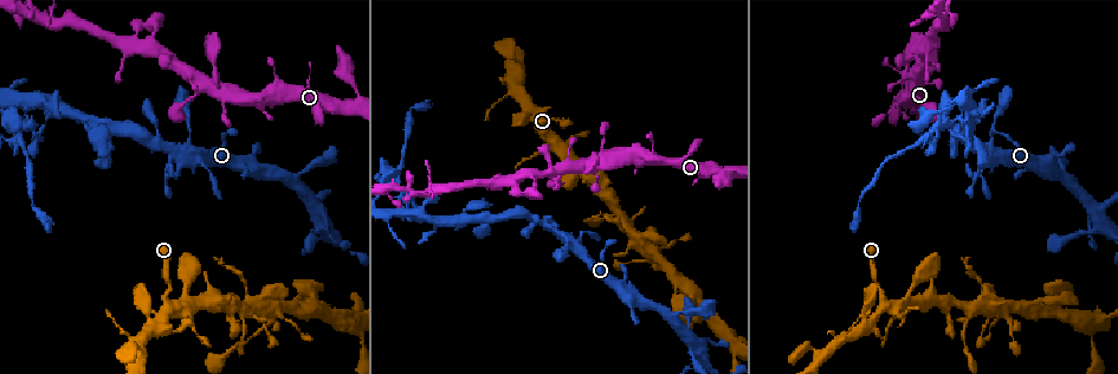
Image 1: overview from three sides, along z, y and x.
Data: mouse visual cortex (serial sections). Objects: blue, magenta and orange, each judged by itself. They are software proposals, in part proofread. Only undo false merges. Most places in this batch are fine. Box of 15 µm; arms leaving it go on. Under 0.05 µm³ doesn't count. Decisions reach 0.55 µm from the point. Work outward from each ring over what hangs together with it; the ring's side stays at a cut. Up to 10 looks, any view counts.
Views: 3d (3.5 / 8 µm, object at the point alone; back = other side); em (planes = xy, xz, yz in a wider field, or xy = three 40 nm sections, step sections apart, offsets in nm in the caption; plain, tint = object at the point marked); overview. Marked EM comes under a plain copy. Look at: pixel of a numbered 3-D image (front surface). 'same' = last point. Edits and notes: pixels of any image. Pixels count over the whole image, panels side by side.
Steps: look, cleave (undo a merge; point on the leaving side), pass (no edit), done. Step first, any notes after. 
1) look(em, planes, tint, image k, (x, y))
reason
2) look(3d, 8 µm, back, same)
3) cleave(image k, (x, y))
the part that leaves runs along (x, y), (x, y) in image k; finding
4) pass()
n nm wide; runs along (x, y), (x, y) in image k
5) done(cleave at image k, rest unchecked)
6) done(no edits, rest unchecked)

look(3d, 3.5 µm, image 1, (1098, 224))
sudden change in width

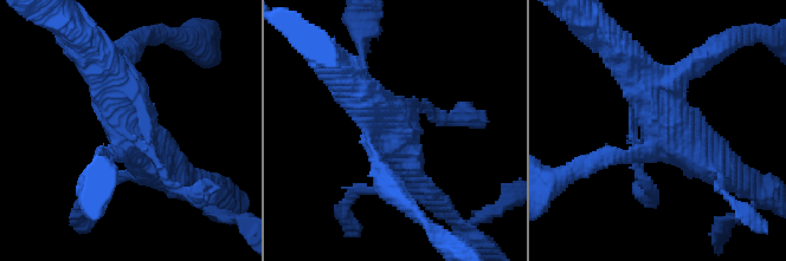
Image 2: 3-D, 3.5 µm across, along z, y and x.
look(em, xy, step 5, tint, image 2, (662, 133))
shape alone is not enough

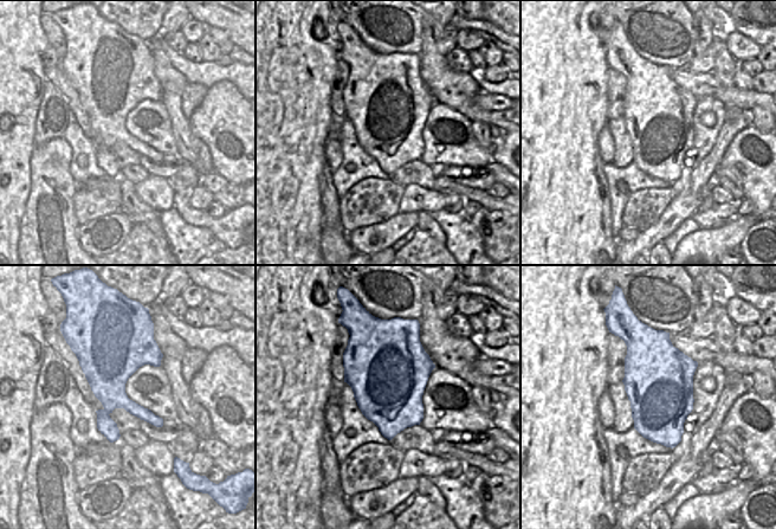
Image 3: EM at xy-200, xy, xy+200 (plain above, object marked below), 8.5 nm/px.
pass()
runs along (624, 54), (664, 131), (713, 171) in image 2; continuous, no second cell

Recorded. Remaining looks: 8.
look(3d, 3.5 µm, image 1, (175, 61))
sharp bend

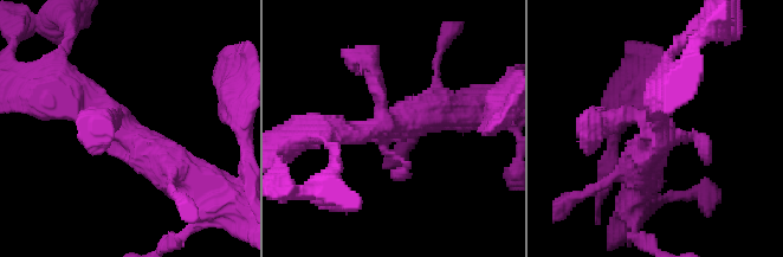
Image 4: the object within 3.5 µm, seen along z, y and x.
look(em, xy, step 1, tint, image 4, (383, 125))
now the EM

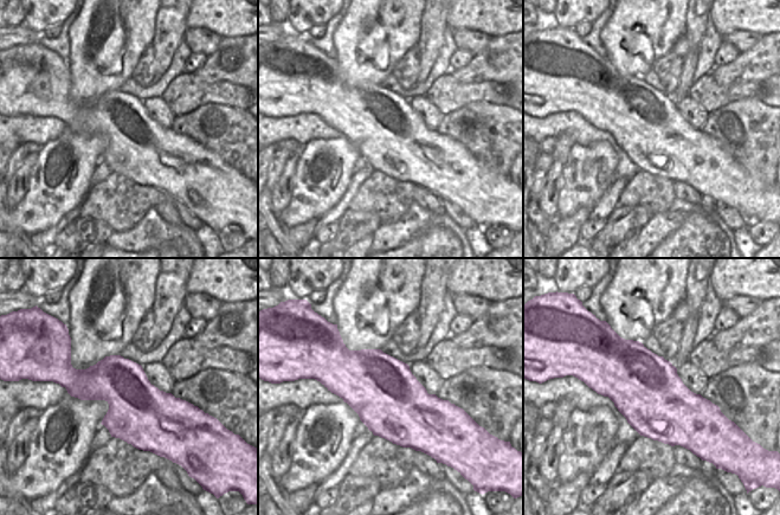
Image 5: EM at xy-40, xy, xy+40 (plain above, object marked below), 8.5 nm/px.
pass()
runs along (181, 172), (109, 117), (51, 96) in image 4; one cell here

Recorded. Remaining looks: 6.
look(3d, 3.5 µm, image 1, (467, 221))
thick turns thin

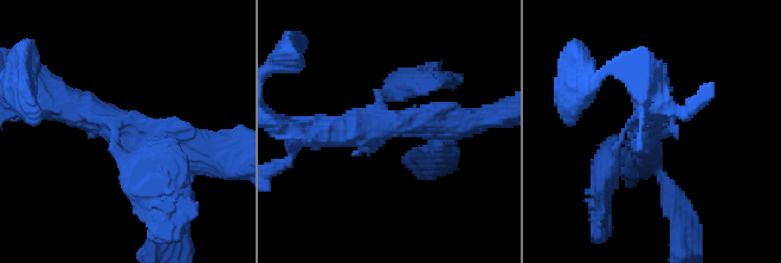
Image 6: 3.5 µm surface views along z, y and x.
look(em, planes, tint, image 6, (382, 124))
3 arms; arms of 200, 350, 400 nm; need the tissue

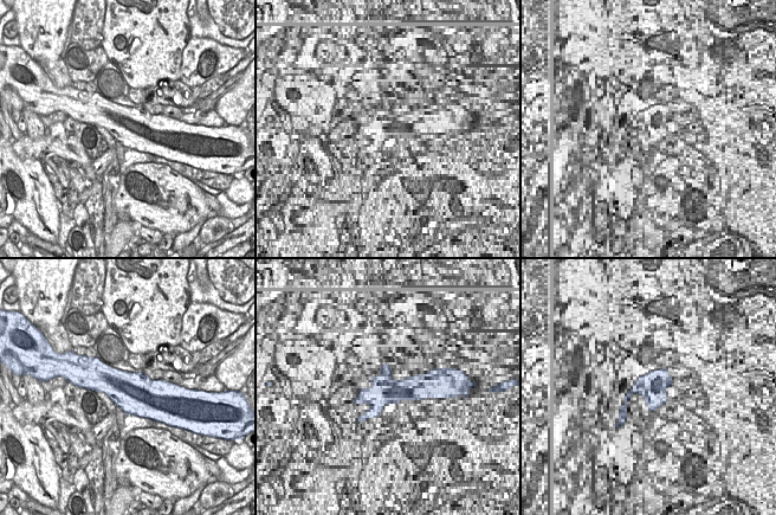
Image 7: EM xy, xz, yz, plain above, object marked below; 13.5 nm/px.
pass()
runs along (193, 146), (44, 98) in image 6; one cell here

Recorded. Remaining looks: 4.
look(em, xy, step 3, tint, image 1, (25, 126))
two arms in line, one across

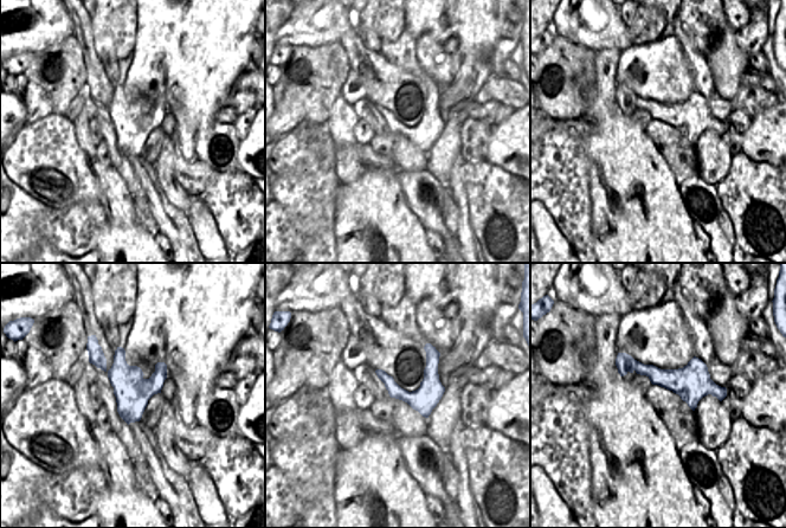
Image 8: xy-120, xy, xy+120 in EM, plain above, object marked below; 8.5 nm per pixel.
look(3d, 3.5 µm, same)

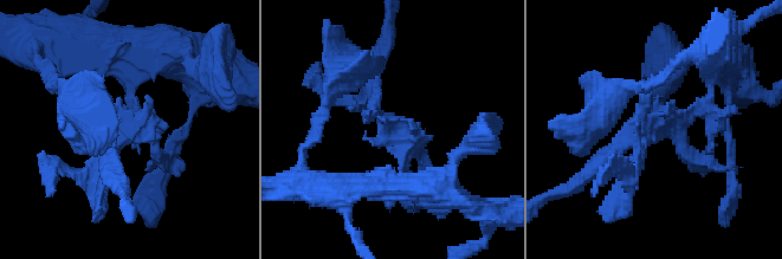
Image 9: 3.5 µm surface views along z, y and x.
pass()
runs along (618, 361), (723, 393) in image 8; all the same cell

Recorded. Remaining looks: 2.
done(no edits, rest unchecked)

